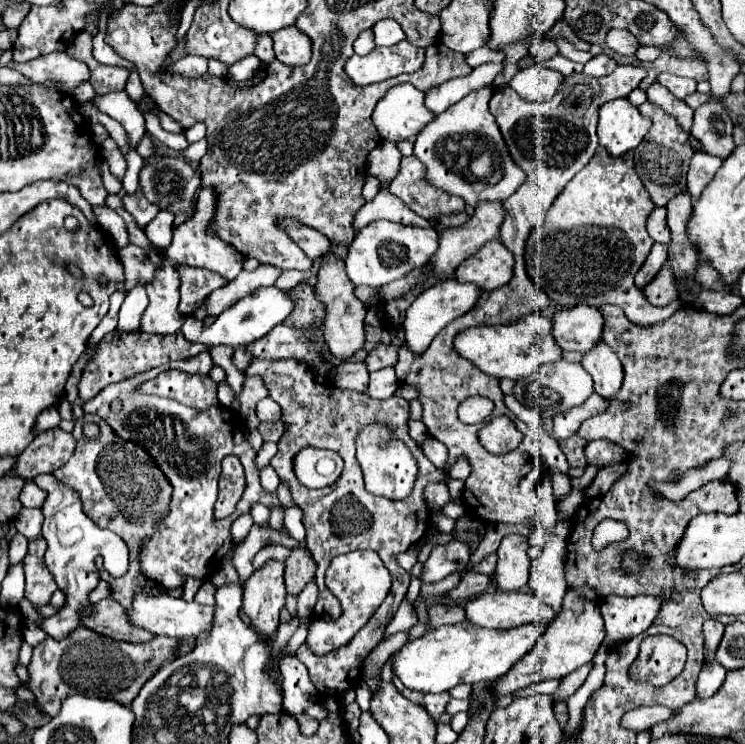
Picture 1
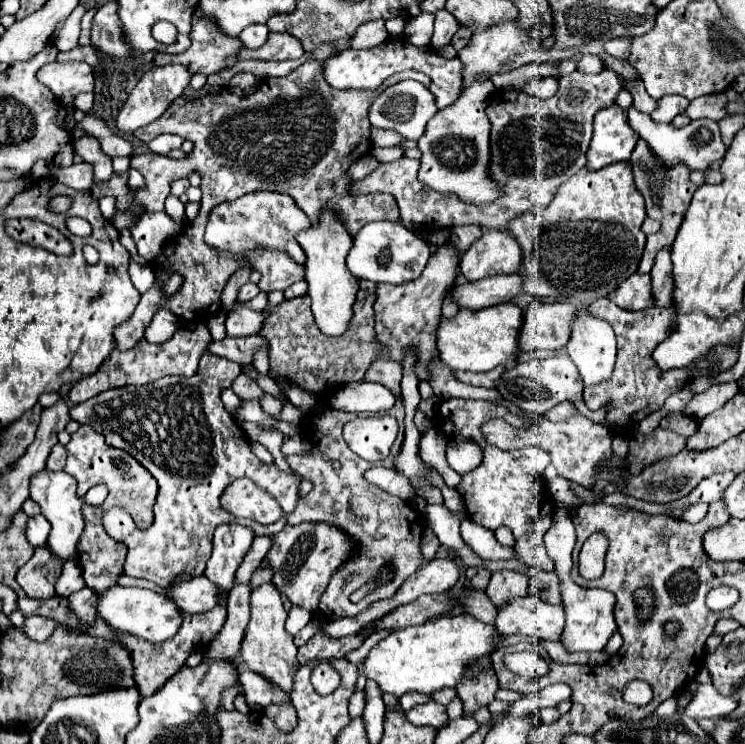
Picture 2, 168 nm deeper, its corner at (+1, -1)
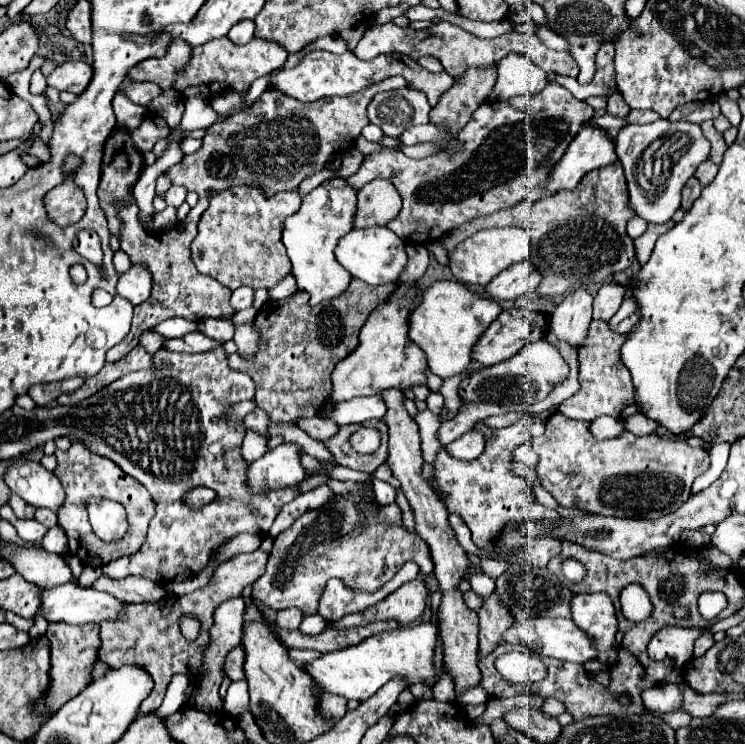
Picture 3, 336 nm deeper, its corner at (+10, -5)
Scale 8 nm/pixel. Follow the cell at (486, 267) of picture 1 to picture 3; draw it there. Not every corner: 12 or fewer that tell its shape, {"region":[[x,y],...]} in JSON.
{"region":[[522,227],[478,231],[450,253],[452,275],[488,285],[522,261]]}

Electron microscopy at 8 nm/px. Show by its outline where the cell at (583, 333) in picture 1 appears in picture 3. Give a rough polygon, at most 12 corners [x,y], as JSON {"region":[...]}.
{"region":[[502,311],[474,343],[472,361],[494,365],[544,337],[548,317]]}

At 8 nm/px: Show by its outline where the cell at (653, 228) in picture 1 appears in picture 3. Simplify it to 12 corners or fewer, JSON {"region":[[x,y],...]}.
{"region":[[632,217],[626,225],[626,233],[632,239],[646,231],[646,221]]}

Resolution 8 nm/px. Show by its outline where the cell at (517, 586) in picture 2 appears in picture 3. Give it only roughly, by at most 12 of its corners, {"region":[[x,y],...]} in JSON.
{"region":[[498,595],[478,611],[478,657],[488,657],[514,619]]}

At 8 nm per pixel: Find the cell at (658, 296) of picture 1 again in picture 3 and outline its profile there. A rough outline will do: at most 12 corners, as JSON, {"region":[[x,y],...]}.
{"region":[[602,285],[592,319],[610,321],[622,305],[626,287]]}

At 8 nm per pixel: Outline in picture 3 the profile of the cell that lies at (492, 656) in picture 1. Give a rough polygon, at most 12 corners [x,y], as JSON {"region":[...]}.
{"region":[[438,625],[382,631],[304,665],[366,701],[394,675],[432,679]]}

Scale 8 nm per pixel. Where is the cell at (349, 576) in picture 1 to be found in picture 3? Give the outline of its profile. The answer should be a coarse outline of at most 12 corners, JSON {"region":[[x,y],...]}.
{"region":[[404,583],[384,601],[342,617],[336,627],[374,621],[408,625],[426,605],[426,585]]}

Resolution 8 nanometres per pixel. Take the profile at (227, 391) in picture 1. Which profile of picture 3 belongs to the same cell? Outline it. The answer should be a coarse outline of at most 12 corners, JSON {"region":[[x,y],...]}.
{"region":[[246,431],[242,459],[250,465],[266,451],[266,439]]}

